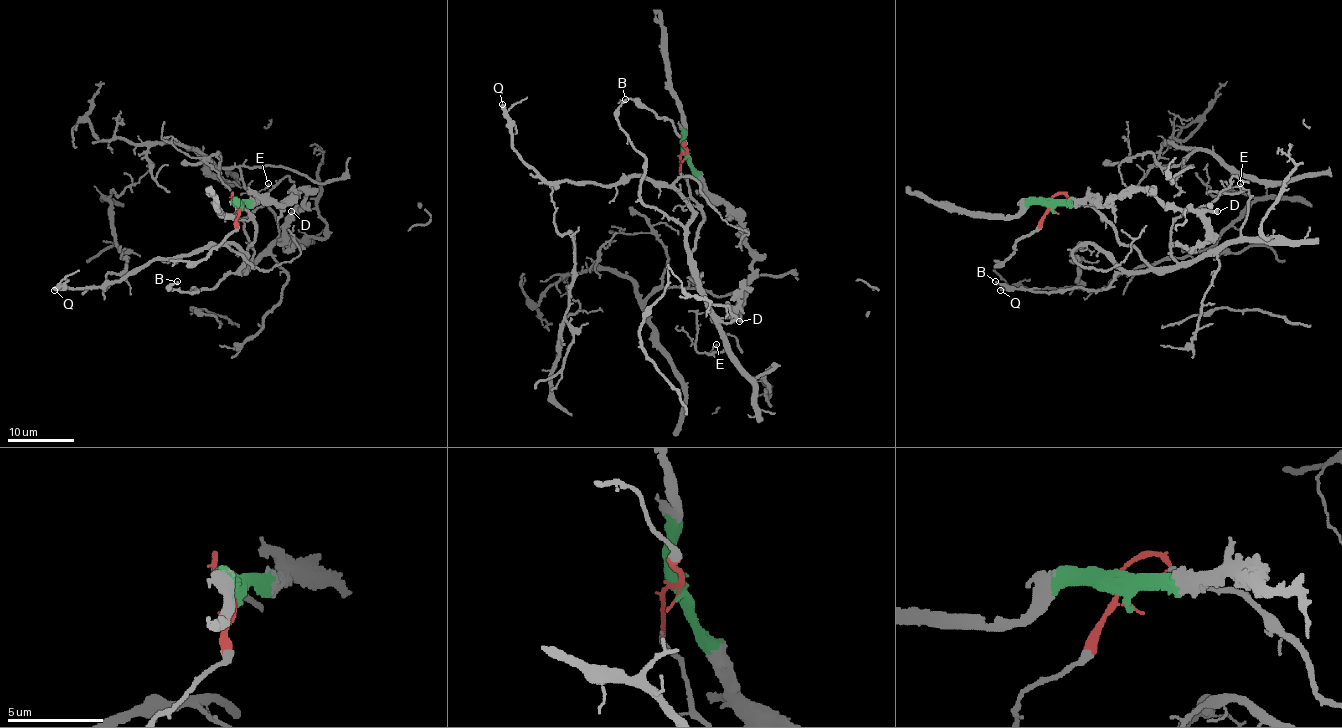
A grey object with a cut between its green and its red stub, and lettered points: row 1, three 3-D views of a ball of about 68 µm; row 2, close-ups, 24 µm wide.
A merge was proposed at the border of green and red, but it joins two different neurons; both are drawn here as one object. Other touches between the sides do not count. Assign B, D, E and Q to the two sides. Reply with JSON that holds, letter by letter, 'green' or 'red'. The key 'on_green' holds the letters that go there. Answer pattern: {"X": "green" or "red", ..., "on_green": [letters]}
{"B": "red", "D": "green", "E": "red", "Q": "red", "on_green": ["D"]}

